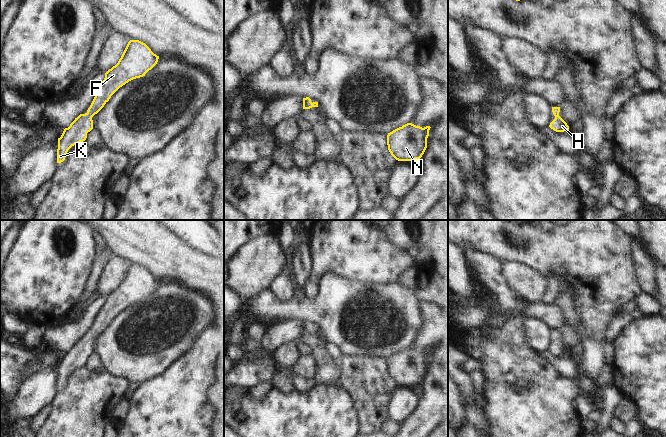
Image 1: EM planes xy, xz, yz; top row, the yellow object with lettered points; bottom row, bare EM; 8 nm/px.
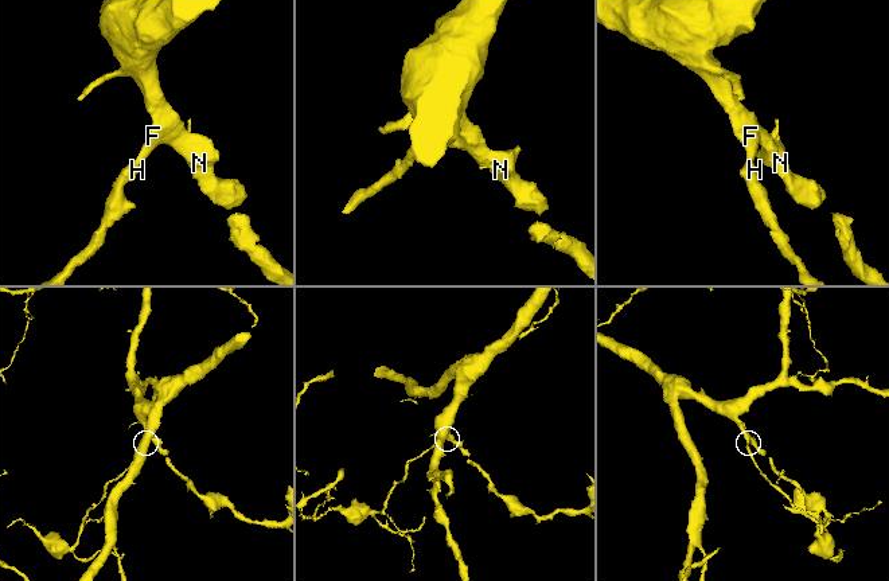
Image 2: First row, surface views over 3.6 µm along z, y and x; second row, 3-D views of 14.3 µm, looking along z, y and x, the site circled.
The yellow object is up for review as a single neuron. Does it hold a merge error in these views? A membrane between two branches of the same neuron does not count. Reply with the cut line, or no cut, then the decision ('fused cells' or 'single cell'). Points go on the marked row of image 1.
no cut | single cell

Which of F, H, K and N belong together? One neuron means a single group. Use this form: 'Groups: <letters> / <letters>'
Groups: F H K N.

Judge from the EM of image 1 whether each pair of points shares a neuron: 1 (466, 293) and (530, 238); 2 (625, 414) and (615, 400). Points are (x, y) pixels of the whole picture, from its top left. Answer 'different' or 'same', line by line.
1: different
2: different

